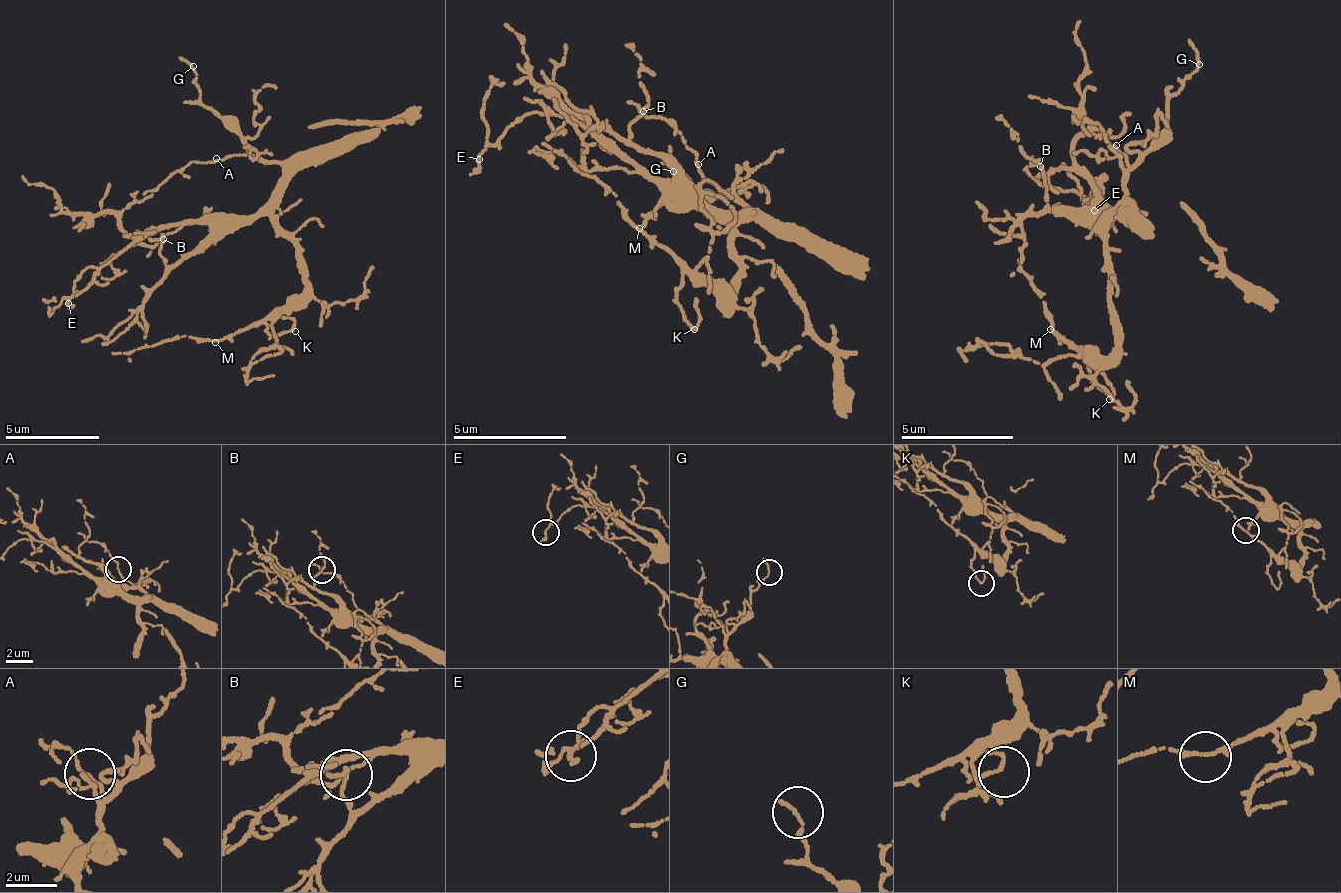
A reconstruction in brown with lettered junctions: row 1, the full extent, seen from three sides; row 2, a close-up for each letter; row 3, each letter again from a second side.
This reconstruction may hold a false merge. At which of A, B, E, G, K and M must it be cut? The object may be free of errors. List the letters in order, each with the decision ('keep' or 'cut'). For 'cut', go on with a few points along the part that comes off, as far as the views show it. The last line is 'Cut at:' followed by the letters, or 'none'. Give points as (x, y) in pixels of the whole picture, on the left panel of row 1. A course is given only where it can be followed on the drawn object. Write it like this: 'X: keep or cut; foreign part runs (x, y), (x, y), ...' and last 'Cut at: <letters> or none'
A: keep
B: cut; foreign part runs (161, 241), (165, 234), (310, 126), (346, 118), (389, 123), (405, 108), (423, 115)
E: keep
G: keep
K: keep
M: keep
Cut at: B

